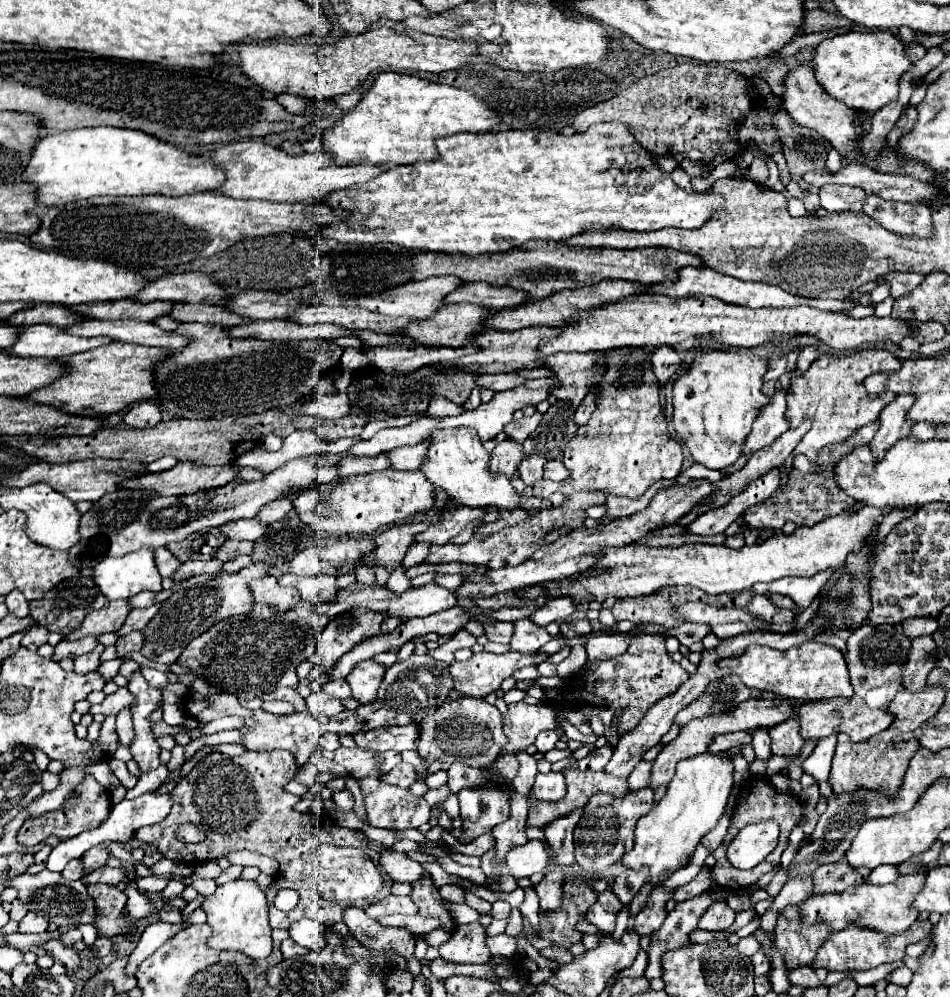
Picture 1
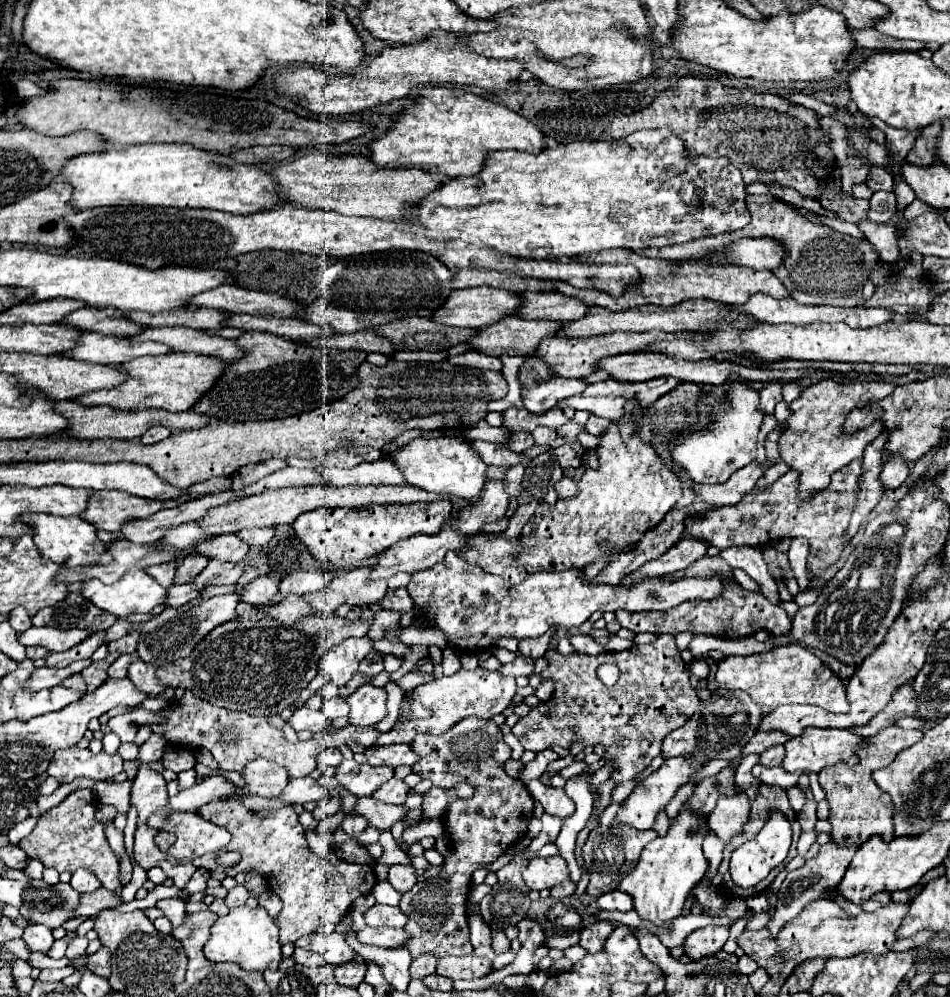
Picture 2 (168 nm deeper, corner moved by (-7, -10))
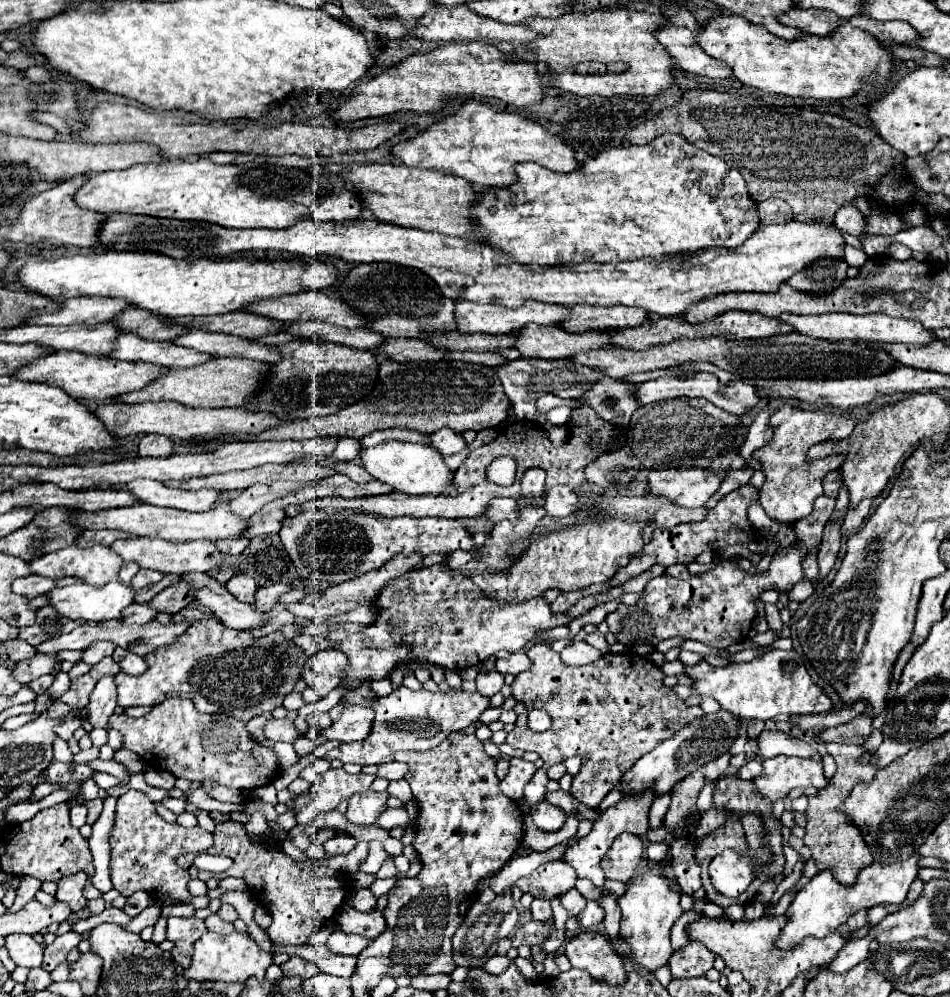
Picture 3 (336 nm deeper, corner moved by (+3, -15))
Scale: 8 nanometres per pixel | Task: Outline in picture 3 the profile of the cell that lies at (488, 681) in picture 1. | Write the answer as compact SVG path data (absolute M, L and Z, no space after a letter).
M400 686L392 694L382 696L372 704L372 710L374 710L372 732L368 734L364 742L342 744L326 752L324 758L328 762L338 760L338 762L352 762L352 764L368 766L368 764L392 762L398 750L426 752L426 750L436 748L450 732L456 732L456 730L462 730L474 724L488 706L490 706L490 700L478 692L474 694L468 694L464 690L450 690L448 694L428 692L428 690L414 692L406 686Z

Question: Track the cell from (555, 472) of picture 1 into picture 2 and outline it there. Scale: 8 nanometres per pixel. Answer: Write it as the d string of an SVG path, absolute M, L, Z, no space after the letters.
M562 477L558 483L556 483L556 493L560 495L560 497L574 497L576 493L578 493L578 487L576 487L576 481L572 479L572 477Z

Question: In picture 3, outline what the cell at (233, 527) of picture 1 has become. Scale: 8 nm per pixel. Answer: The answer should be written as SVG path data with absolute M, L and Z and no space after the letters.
M126 538L110 544L116 554L120 554L126 562L136 562L140 568L152 568L164 574L186 574L186 572L208 572L222 564L222 554L208 540L194 542L166 542L162 538Z

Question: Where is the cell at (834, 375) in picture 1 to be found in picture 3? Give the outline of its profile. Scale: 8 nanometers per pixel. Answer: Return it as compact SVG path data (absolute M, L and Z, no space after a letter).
M784 406L770 416L768 426L772 428L772 438L768 440L766 446L754 450L752 454L752 458L760 462L762 472L766 476L760 488L760 506L772 520L780 524L794 524L808 516L812 512L814 500L822 496L822 478L842 464L840 456L828 456L808 464L806 462L808 448L818 442L848 438L856 426L856 420L838 414L804 412L792 406Z

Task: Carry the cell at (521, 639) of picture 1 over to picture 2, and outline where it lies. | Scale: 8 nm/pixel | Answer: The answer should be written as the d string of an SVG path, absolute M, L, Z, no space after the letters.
M516 655L514 661L502 665L498 671L500 671L502 675L514 675L514 677L518 677L518 675L532 675L534 665L536 665L534 659L526 659L526 657Z

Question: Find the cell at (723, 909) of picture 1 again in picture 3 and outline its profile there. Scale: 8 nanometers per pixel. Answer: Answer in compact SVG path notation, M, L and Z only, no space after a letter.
M690 942L682 950L674 952L668 966L672 972L672 978L686 980L686 978L698 978L704 976L714 966L716 956L700 942Z

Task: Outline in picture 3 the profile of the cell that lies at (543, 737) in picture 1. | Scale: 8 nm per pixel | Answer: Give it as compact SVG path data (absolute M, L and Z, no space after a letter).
M512 756L508 762L510 762L510 768L508 768L506 778L500 780L500 792L504 792L504 796L518 802L518 800L522 800L524 786L532 780L536 768L532 762L526 762L516 756Z

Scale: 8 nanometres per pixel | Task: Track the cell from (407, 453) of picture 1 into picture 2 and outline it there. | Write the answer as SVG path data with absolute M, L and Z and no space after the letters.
M378 459L372 463L360 463L352 469L324 469L318 467L326 481L336 487L342 485L398 485L404 483L402 471L390 459Z

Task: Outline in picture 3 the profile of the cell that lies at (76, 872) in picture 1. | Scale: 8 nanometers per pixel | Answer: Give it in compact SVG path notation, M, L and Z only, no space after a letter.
M80 872L80 874L74 874L74 876L64 876L60 882L58 882L58 892L56 892L56 900L58 902L66 902L72 910L72 914L80 912L88 900L84 898L82 894L82 888L84 888L84 882L86 882L86 874Z

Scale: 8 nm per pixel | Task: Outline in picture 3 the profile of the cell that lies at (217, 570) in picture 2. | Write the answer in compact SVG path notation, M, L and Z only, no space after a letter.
M180 582L174 586L168 586L166 590L162 590L160 594L154 596L154 600L148 602L148 606L156 608L156 612L168 612L168 614L176 614L182 608L186 608L192 602L192 594L188 592L188 584Z

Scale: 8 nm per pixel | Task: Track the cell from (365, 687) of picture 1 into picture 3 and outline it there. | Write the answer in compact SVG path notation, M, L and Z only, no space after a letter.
M338 704L330 710L330 718L332 718L332 726L322 730L322 736L326 740L360 742L370 734L374 712L372 708Z

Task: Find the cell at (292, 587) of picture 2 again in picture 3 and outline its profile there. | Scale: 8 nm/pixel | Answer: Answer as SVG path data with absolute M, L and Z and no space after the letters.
M272 584L272 586L266 586L266 588L258 588L256 592L256 602L252 604L252 608L256 608L258 612L268 612L276 602L278 602L278 596L288 592L290 586L278 586L278 584Z

